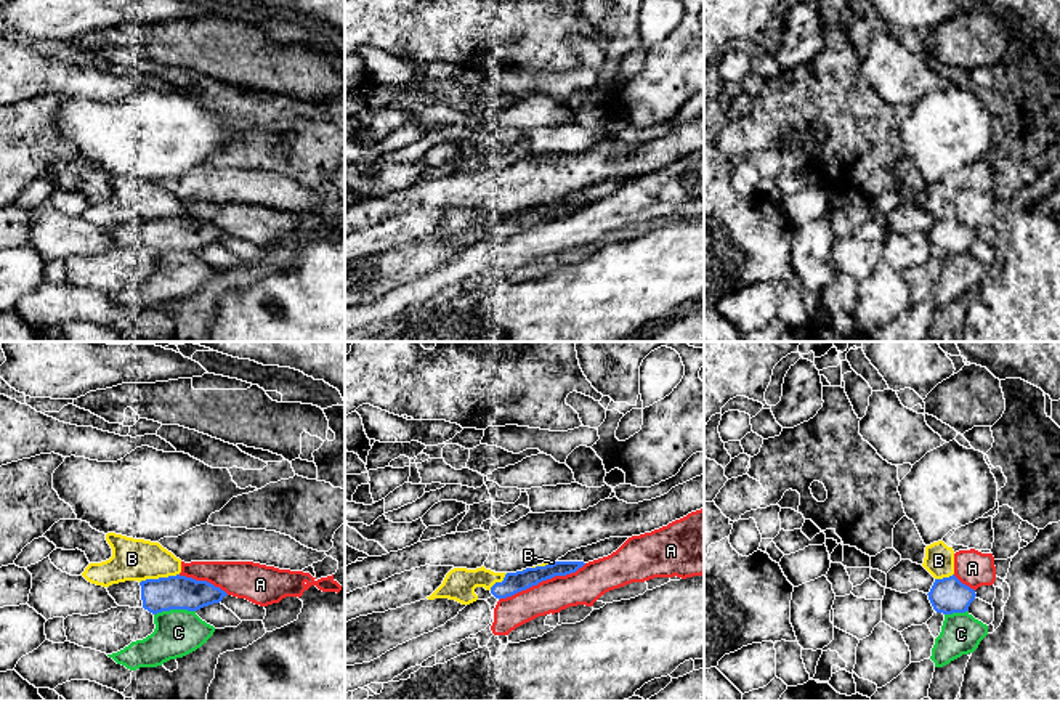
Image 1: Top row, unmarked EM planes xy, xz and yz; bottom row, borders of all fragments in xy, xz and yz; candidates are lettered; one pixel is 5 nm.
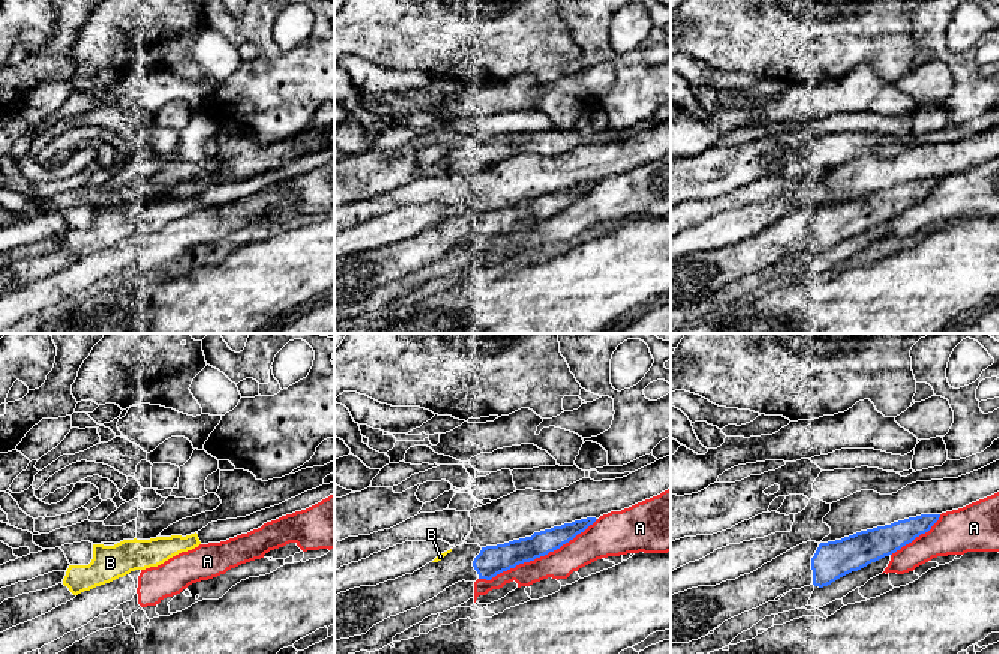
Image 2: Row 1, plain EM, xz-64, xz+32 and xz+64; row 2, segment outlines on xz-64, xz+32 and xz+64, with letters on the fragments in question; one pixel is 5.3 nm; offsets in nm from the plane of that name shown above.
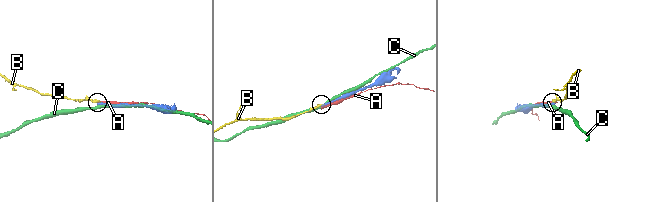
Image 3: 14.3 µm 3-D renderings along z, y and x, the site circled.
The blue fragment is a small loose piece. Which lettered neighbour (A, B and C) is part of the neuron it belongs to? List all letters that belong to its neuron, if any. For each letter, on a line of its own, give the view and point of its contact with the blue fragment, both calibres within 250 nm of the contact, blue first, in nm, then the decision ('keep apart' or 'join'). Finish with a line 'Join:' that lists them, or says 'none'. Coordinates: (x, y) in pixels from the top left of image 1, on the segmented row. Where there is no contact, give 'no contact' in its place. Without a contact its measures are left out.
A: contact xz (542, 579); calibres 110 and 180 nm; keep apart
B: contact xy (159, 578); calibres 180 and 200 nm; keep apart
C: contact xy (173, 608); calibres 180 and 240 nm; keep apart
Join: none

